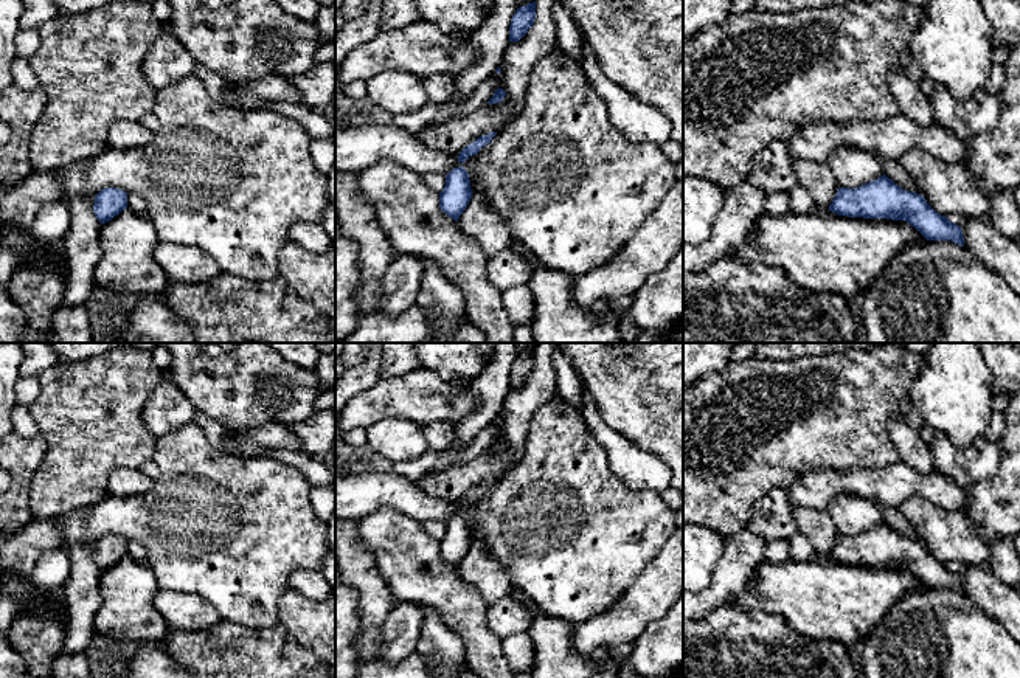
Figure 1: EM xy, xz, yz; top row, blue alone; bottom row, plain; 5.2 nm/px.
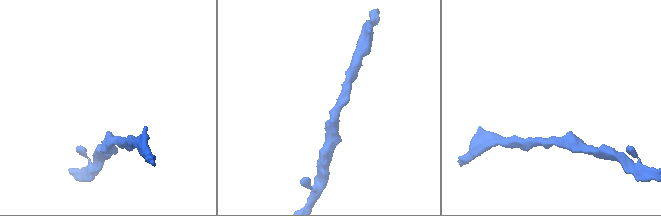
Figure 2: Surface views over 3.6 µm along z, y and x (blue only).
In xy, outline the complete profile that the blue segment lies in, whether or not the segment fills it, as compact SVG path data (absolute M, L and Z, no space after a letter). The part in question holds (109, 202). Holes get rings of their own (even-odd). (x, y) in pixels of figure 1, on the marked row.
M104 188L95 195L93 211L101 223L112 220L127 208L127 192L118 188Z

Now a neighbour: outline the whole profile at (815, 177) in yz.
M795 160L793 174L798 183L810 194L818 211L829 211L838 185L827 163Z

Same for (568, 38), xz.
M557 0L553 6L553 20L556 25L557 50L576 57L581 62L582 34L560 0Z

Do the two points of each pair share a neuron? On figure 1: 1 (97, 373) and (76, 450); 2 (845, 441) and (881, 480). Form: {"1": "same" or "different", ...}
{"1": "same", "2": "different"}

